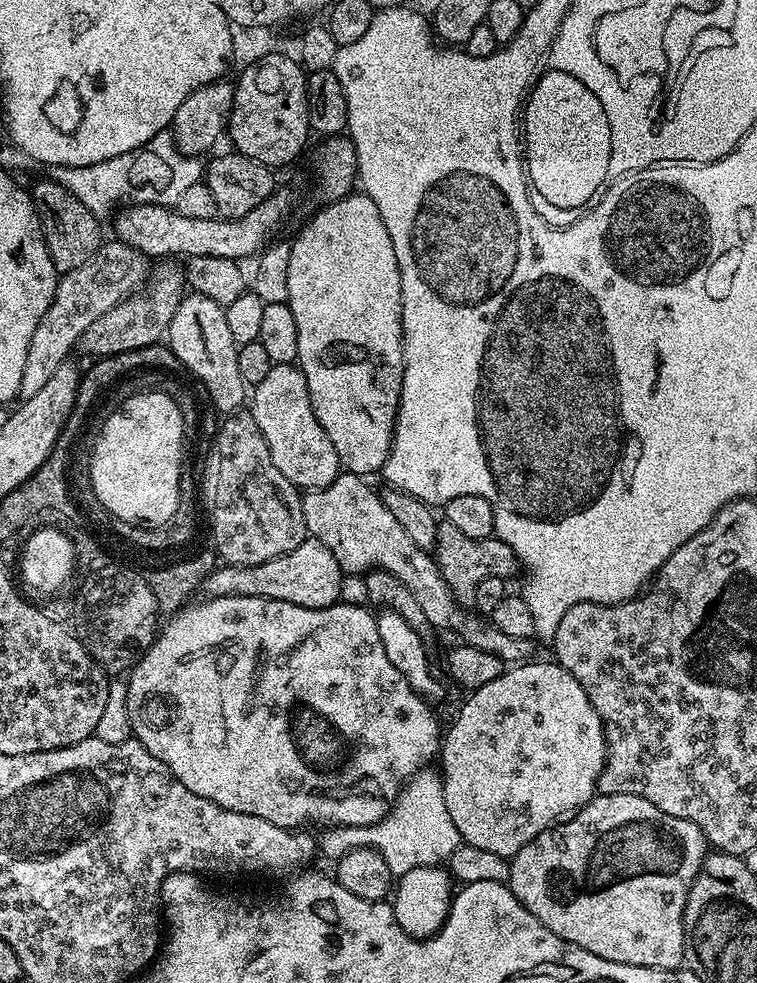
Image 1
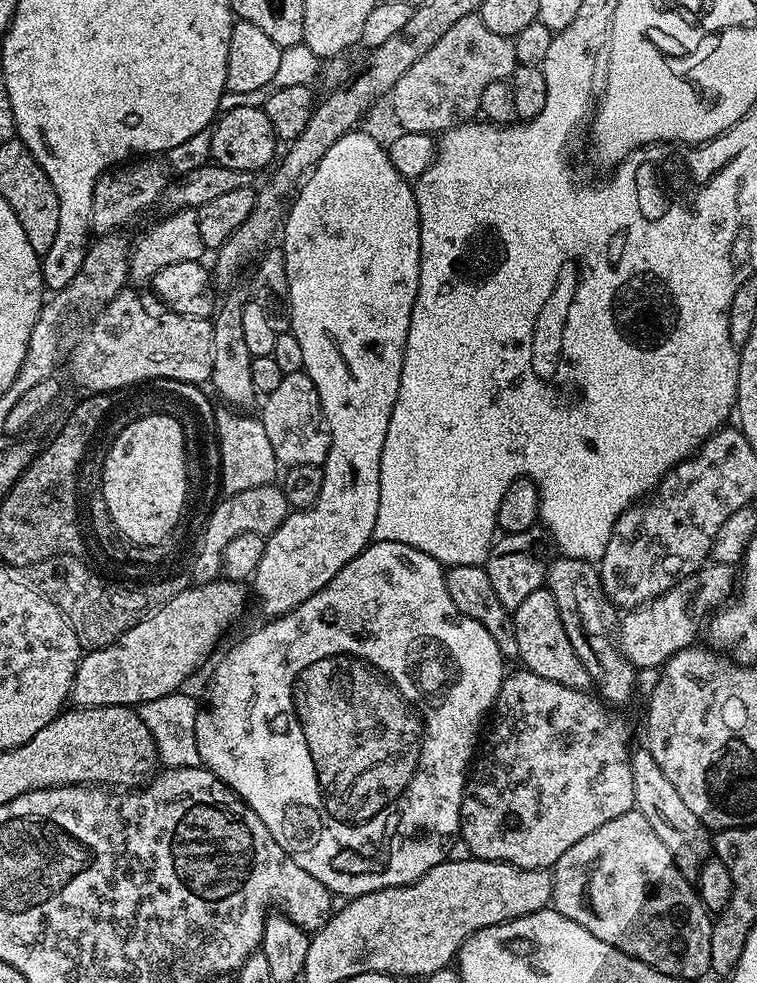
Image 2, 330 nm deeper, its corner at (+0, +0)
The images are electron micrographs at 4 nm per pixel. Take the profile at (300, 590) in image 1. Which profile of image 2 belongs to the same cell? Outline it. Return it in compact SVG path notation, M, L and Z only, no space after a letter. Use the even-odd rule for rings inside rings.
M227 578L207 581L205 585L185 590L171 598L170 602L157 608L151 616L144 617L133 628L122 632L117 640L105 643L105 648L100 648L97 652L85 651L76 665L71 703L78 708L119 704L139 706L154 698L181 691L185 687L184 683L207 662L208 655L215 650L216 643L224 636L224 631L243 614L248 596L250 600L249 589L244 587L241 581Z

